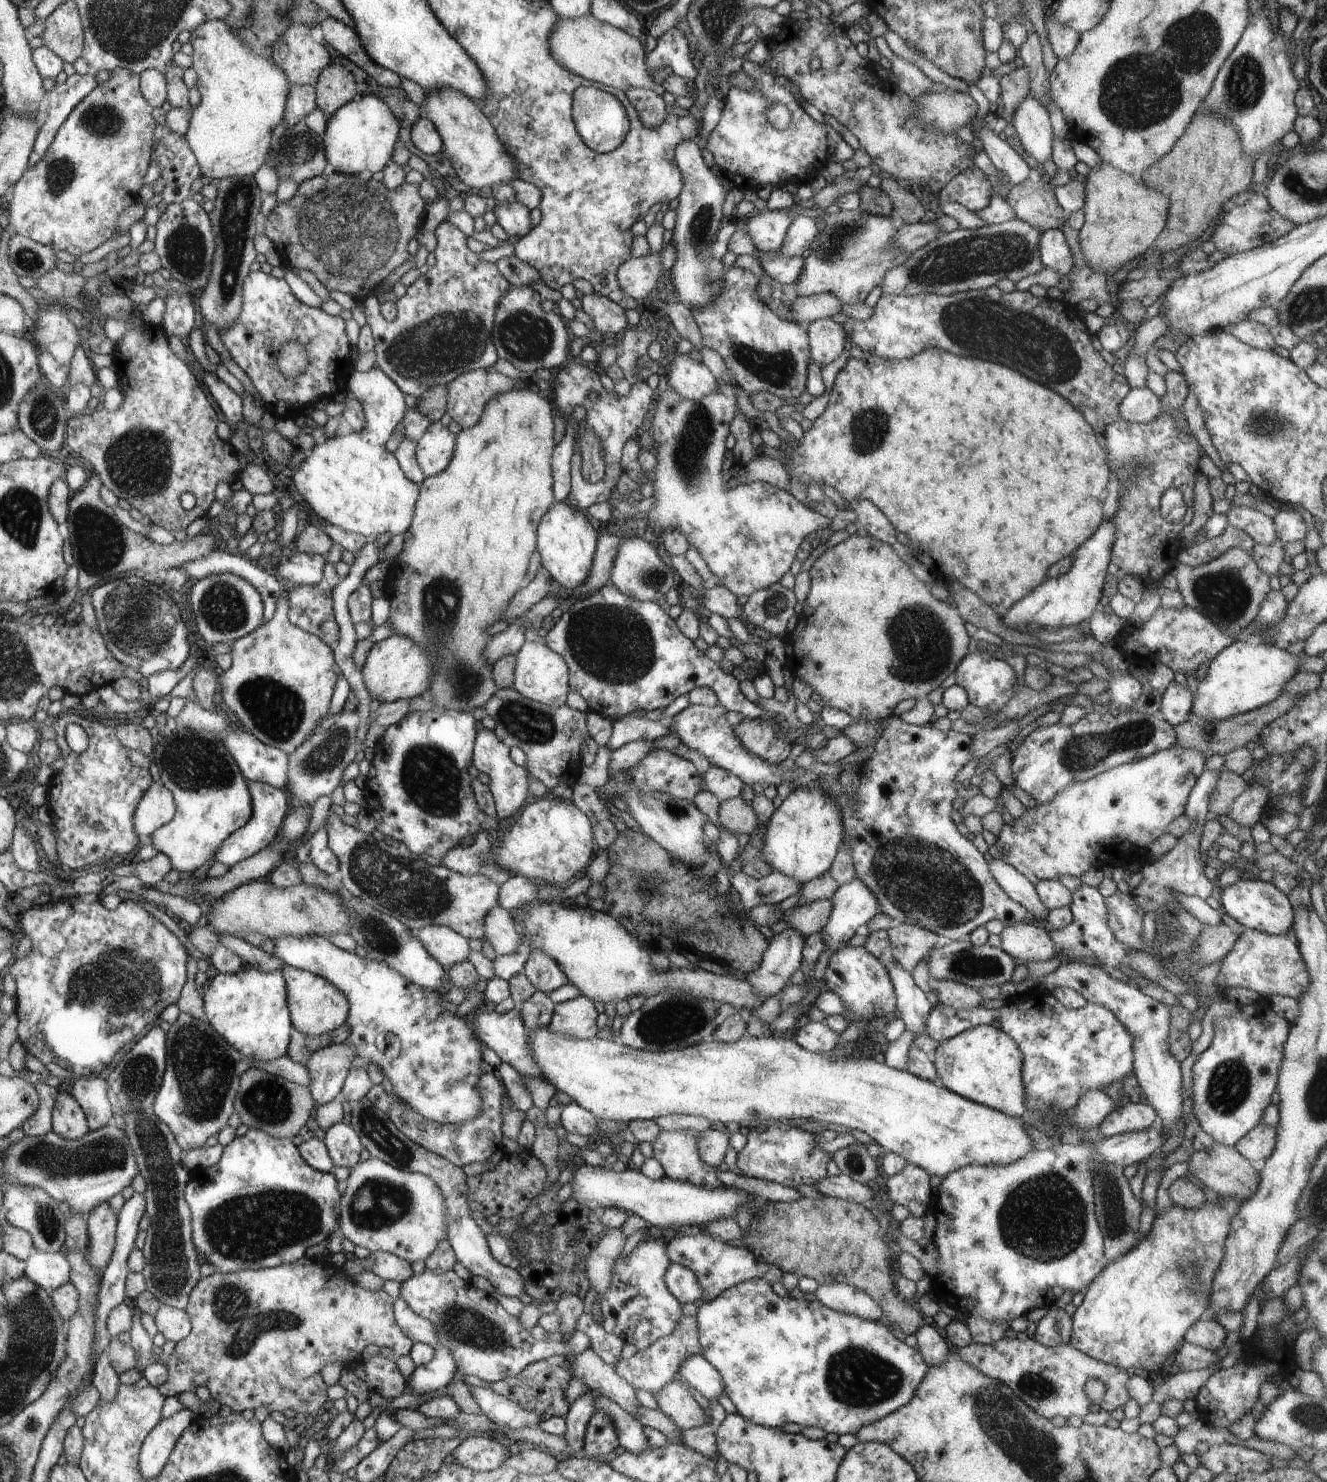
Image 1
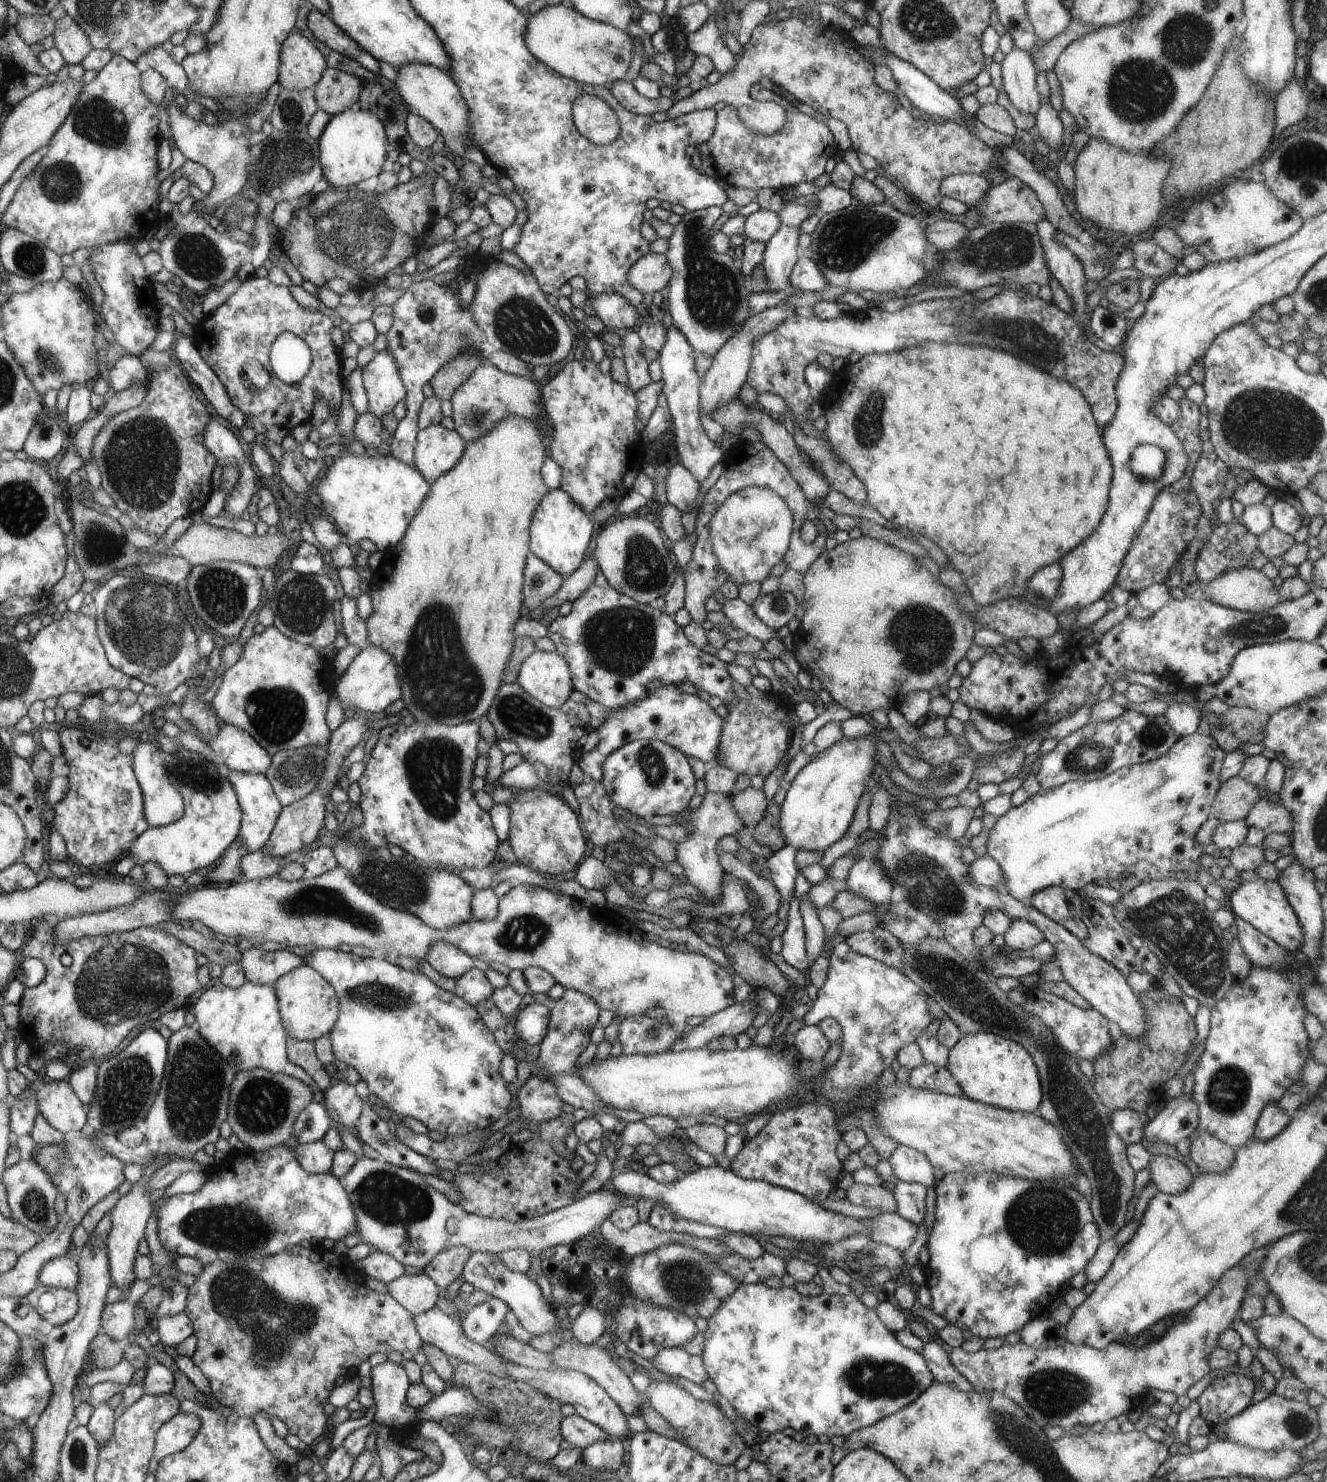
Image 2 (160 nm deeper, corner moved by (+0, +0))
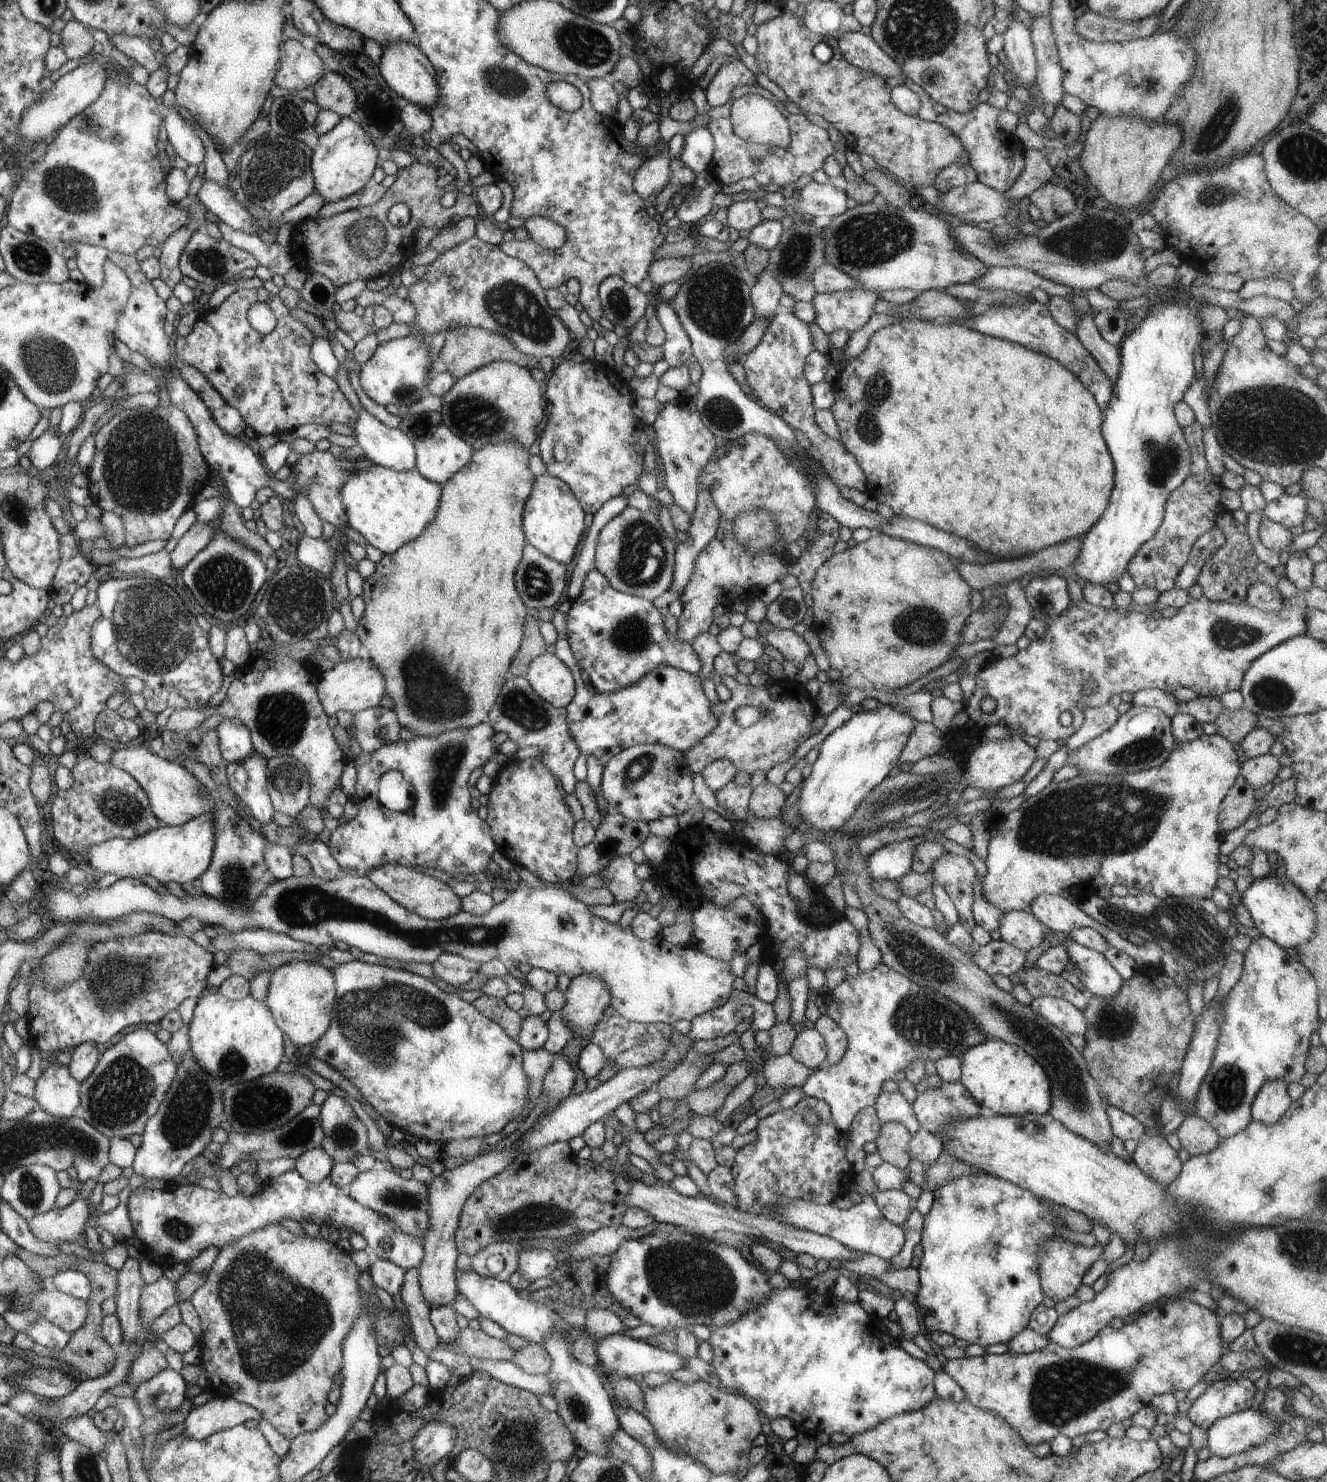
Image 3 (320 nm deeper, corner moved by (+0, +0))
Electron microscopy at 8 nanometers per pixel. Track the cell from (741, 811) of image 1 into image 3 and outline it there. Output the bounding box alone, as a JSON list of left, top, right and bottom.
[749,782,786,819]

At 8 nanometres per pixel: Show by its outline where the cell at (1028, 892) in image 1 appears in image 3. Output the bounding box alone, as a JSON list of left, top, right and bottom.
[931,853,978,934]

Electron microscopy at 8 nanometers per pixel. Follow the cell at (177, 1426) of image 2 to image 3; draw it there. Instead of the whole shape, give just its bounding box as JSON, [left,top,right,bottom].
[181,1396,262,1440]

